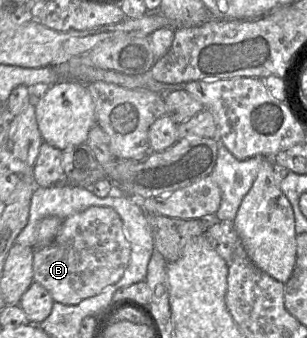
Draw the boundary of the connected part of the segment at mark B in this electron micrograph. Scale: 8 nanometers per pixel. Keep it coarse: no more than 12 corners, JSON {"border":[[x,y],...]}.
{"border":[[91,206],[34,248],[33,278],[76,305],[118,282],[130,244]]}

